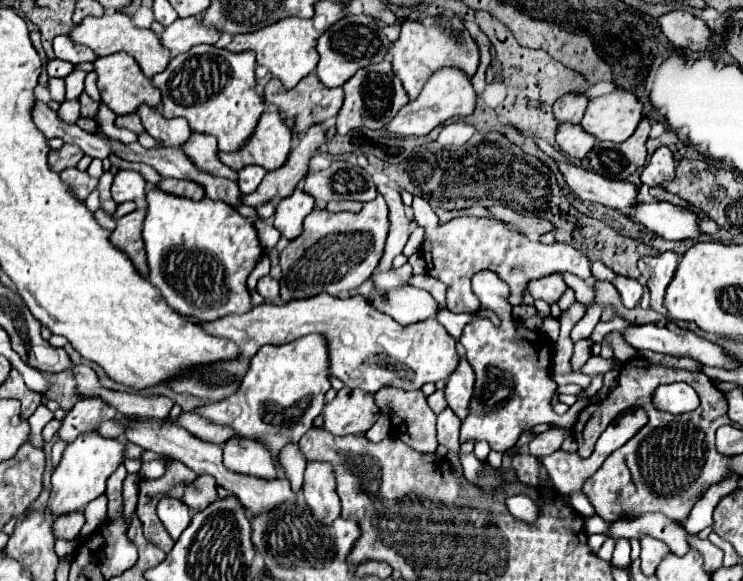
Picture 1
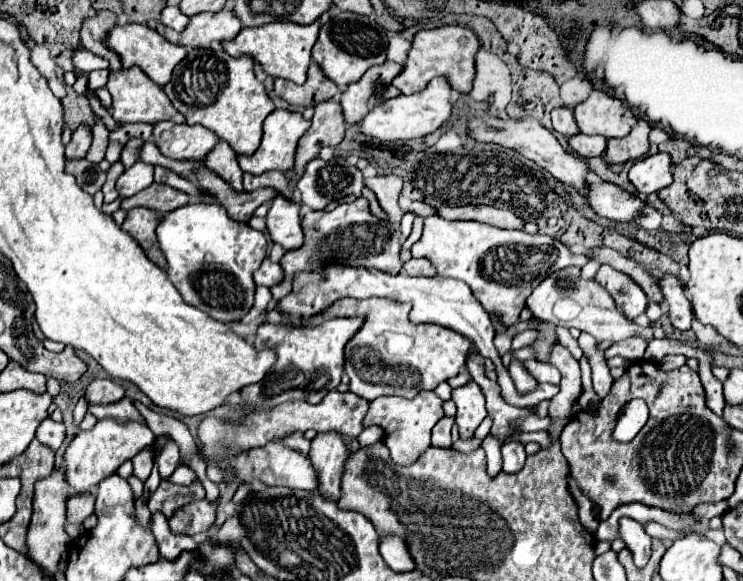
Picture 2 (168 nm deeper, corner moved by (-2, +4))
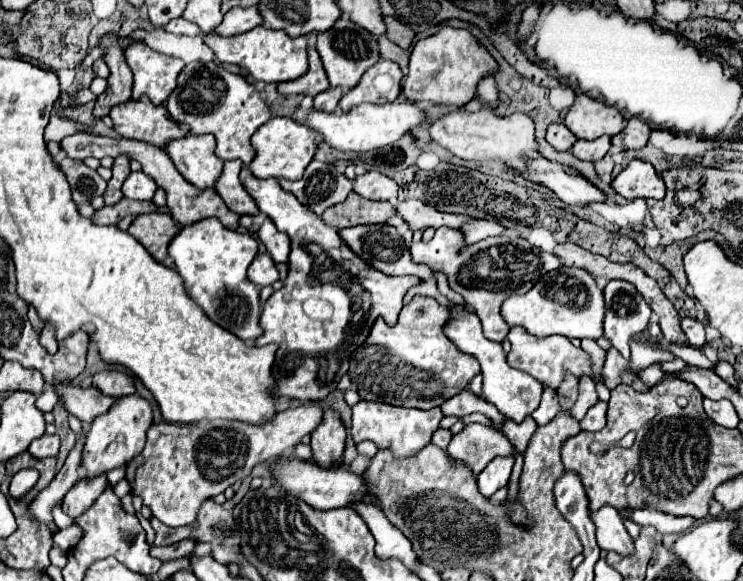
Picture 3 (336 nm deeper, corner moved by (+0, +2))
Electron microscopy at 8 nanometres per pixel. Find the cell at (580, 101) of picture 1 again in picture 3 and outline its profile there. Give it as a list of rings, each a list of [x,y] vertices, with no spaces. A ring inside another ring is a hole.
[[[552,123],[548,125],[546,141],[558,151],[568,151],[576,143],[576,135],[572,135],[572,131],[564,123]]]

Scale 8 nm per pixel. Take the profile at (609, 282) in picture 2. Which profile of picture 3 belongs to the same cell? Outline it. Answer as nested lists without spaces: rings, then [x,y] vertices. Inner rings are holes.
[[[608,281],[604,287],[606,301],[606,319],[604,319],[604,337],[610,339],[626,359],[630,357],[630,337],[646,329],[650,319],[650,307],[634,291],[634,285],[628,281]]]

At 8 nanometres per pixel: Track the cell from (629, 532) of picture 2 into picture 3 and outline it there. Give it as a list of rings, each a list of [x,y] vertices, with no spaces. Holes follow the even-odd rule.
[[[602,507],[592,513],[596,525],[596,539],[600,549],[616,551],[620,555],[634,555],[634,539],[628,535],[620,513],[614,507]]]

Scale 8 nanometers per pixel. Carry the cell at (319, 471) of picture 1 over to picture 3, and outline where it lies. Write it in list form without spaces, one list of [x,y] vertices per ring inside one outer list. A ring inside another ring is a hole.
[[[332,409],[326,411],[324,423],[312,433],[312,461],[320,467],[340,467],[346,445],[346,429],[340,415]]]

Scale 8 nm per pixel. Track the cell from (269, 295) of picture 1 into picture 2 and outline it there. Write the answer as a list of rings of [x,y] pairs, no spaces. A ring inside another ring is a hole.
[[[268,257],[262,261],[262,265],[254,271],[254,283],[256,285],[264,285],[264,287],[274,287],[284,279],[282,267],[274,261],[270,261]]]

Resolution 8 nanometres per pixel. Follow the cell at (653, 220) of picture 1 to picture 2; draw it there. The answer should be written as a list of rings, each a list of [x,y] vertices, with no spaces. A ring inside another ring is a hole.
[[[592,179],[586,187],[586,199],[592,211],[600,217],[608,217],[614,221],[632,221],[638,217],[640,207],[644,205],[638,197],[620,189],[614,183]]]

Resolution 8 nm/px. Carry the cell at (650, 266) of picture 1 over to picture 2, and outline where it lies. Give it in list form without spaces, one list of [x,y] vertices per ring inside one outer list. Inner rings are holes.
[[[672,275],[660,279],[660,287],[668,305],[668,317],[670,323],[680,329],[680,331],[688,331],[692,329],[692,321],[694,321],[694,313],[692,313],[692,305],[684,295],[684,289],[680,285],[680,281]]]

